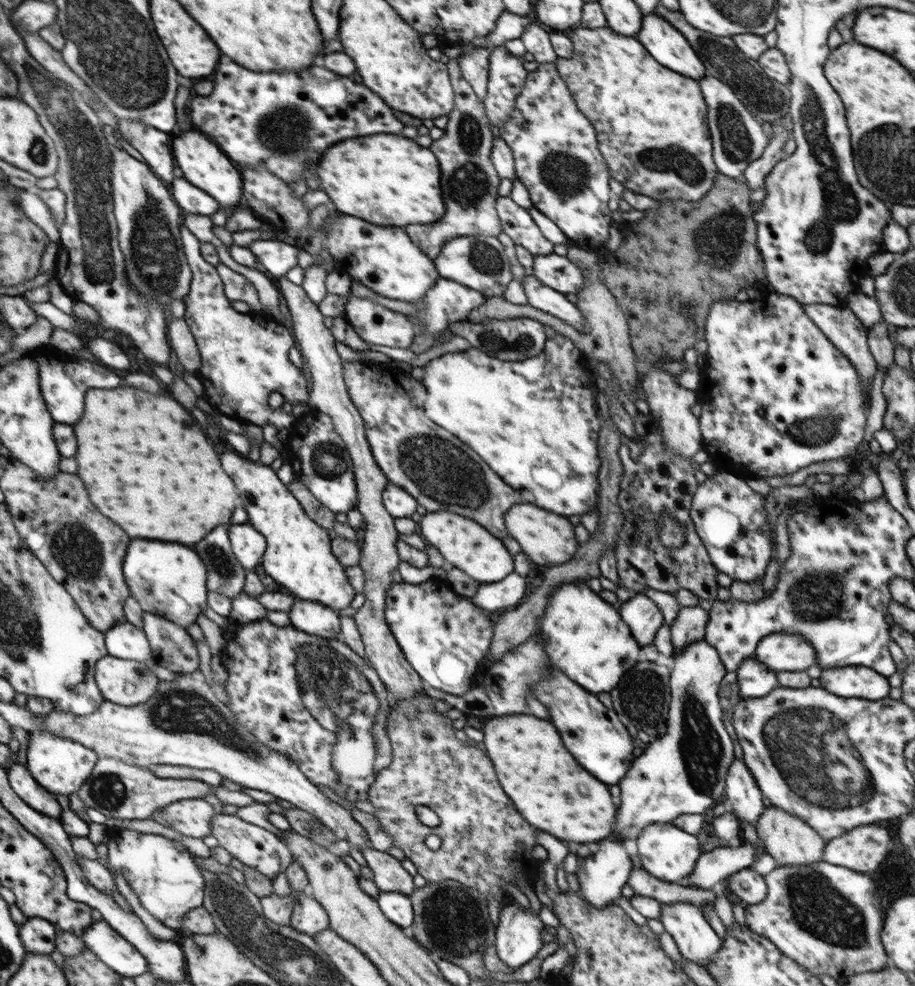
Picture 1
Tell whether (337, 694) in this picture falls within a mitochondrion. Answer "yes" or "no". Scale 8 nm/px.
yes

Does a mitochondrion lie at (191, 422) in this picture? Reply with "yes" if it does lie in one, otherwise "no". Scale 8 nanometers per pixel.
no

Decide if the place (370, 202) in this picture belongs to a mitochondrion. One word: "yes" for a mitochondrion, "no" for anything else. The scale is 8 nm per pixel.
no

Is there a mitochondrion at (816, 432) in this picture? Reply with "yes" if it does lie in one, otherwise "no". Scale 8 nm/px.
yes

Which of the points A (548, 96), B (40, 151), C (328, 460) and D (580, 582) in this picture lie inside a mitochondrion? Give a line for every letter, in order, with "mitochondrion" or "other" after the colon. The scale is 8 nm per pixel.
A: other
B: mitochondrion
C: mitochondrion
D: other

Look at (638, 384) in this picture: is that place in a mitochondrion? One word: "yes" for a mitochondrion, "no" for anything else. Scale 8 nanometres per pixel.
no

